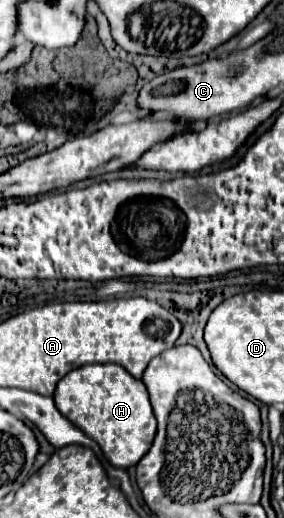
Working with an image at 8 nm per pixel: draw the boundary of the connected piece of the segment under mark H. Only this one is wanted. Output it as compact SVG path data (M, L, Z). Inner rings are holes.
M92 363L62 377L54 391L58 411L92 437L114 467L136 465L150 449L156 435L156 417L146 385L116 363Z

